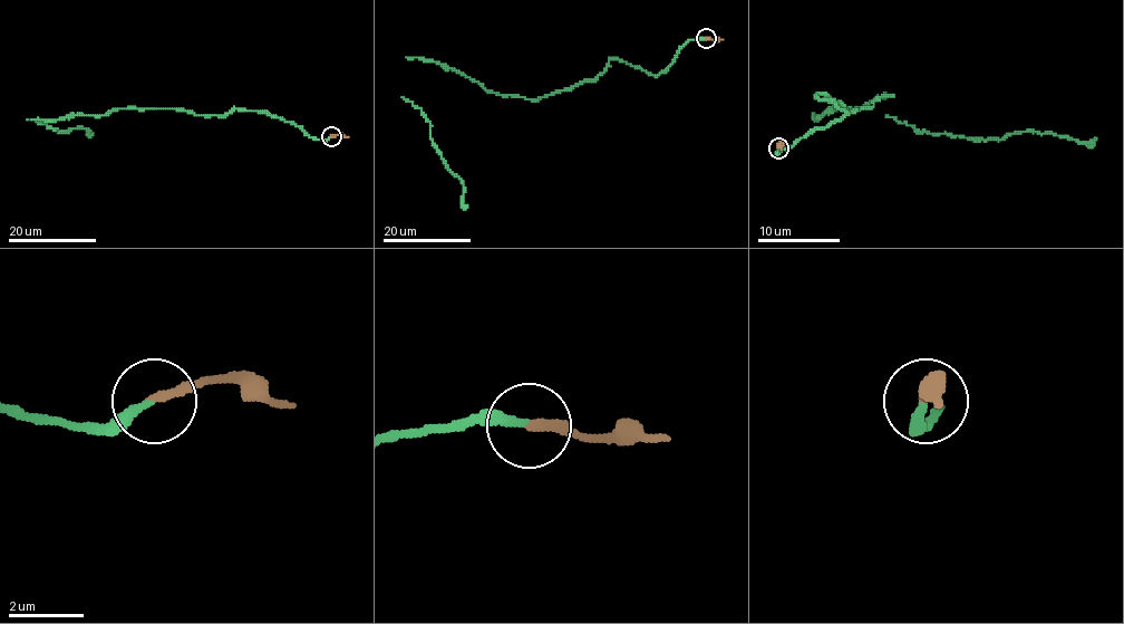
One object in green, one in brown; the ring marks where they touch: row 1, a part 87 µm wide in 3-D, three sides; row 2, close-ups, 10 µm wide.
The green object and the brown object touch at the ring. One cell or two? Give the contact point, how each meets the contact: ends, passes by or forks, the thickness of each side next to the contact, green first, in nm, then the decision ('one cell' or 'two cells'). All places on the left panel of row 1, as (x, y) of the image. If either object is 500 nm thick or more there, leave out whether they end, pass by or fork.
place (331, 136); green ends; brown ends; calibres 240 and 240 nm; one cell

